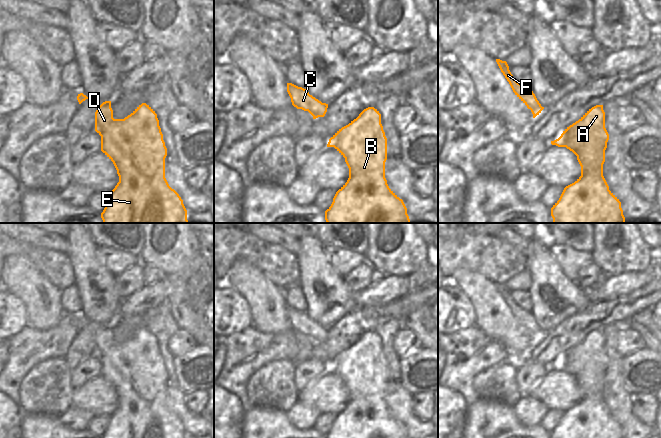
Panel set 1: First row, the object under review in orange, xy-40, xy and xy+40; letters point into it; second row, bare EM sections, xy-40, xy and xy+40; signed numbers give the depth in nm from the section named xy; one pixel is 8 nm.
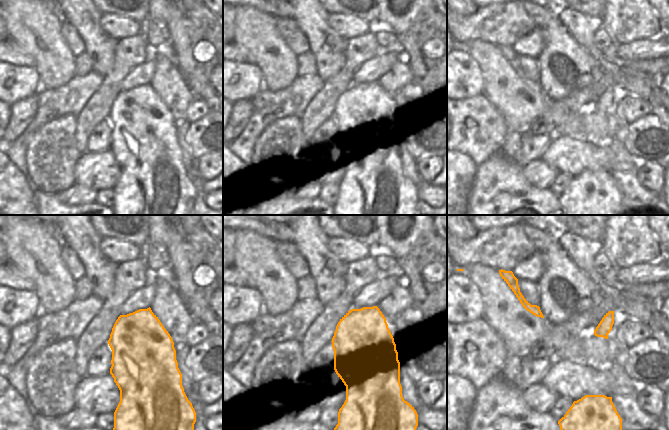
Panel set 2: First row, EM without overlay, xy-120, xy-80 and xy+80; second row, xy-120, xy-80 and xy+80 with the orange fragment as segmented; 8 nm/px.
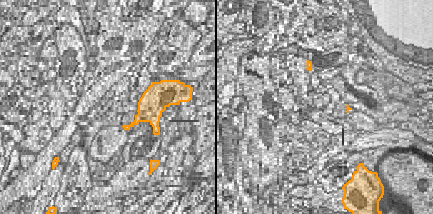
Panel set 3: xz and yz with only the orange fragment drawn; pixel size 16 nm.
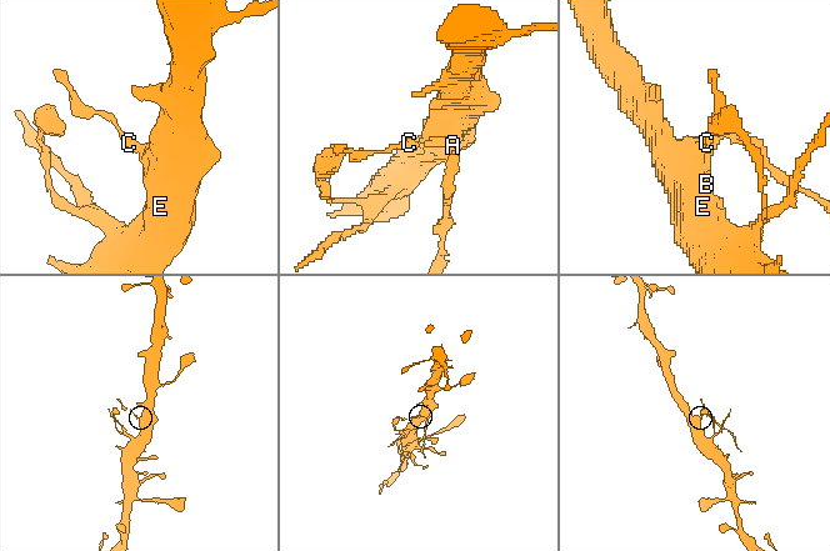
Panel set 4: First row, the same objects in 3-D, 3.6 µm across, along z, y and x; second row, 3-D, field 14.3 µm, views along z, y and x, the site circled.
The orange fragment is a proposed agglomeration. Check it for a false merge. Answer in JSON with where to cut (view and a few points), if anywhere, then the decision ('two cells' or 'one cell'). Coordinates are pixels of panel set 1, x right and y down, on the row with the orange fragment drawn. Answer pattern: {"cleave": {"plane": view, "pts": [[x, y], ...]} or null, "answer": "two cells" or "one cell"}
{"cleave": null, "answer": "one cell"}

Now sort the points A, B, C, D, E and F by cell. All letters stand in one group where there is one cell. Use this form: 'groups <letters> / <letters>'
groups A B C D E F

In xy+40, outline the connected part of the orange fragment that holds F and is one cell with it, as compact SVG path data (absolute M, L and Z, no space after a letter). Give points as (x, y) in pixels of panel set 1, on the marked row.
M496 59L496 62L501 72L509 82L515 95L527 106L528 109L531 110L533 118L539 115L541 111L544 109L544 107L542 107L539 101L537 100L535 94L531 90L531 87L524 87L515 80L515 78L509 70L509 66L506 61Z

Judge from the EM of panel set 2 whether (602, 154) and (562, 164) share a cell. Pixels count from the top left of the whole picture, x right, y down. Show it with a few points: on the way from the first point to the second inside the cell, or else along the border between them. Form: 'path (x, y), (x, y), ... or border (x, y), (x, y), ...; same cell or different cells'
path (592, 157), (572, 157); same cell

